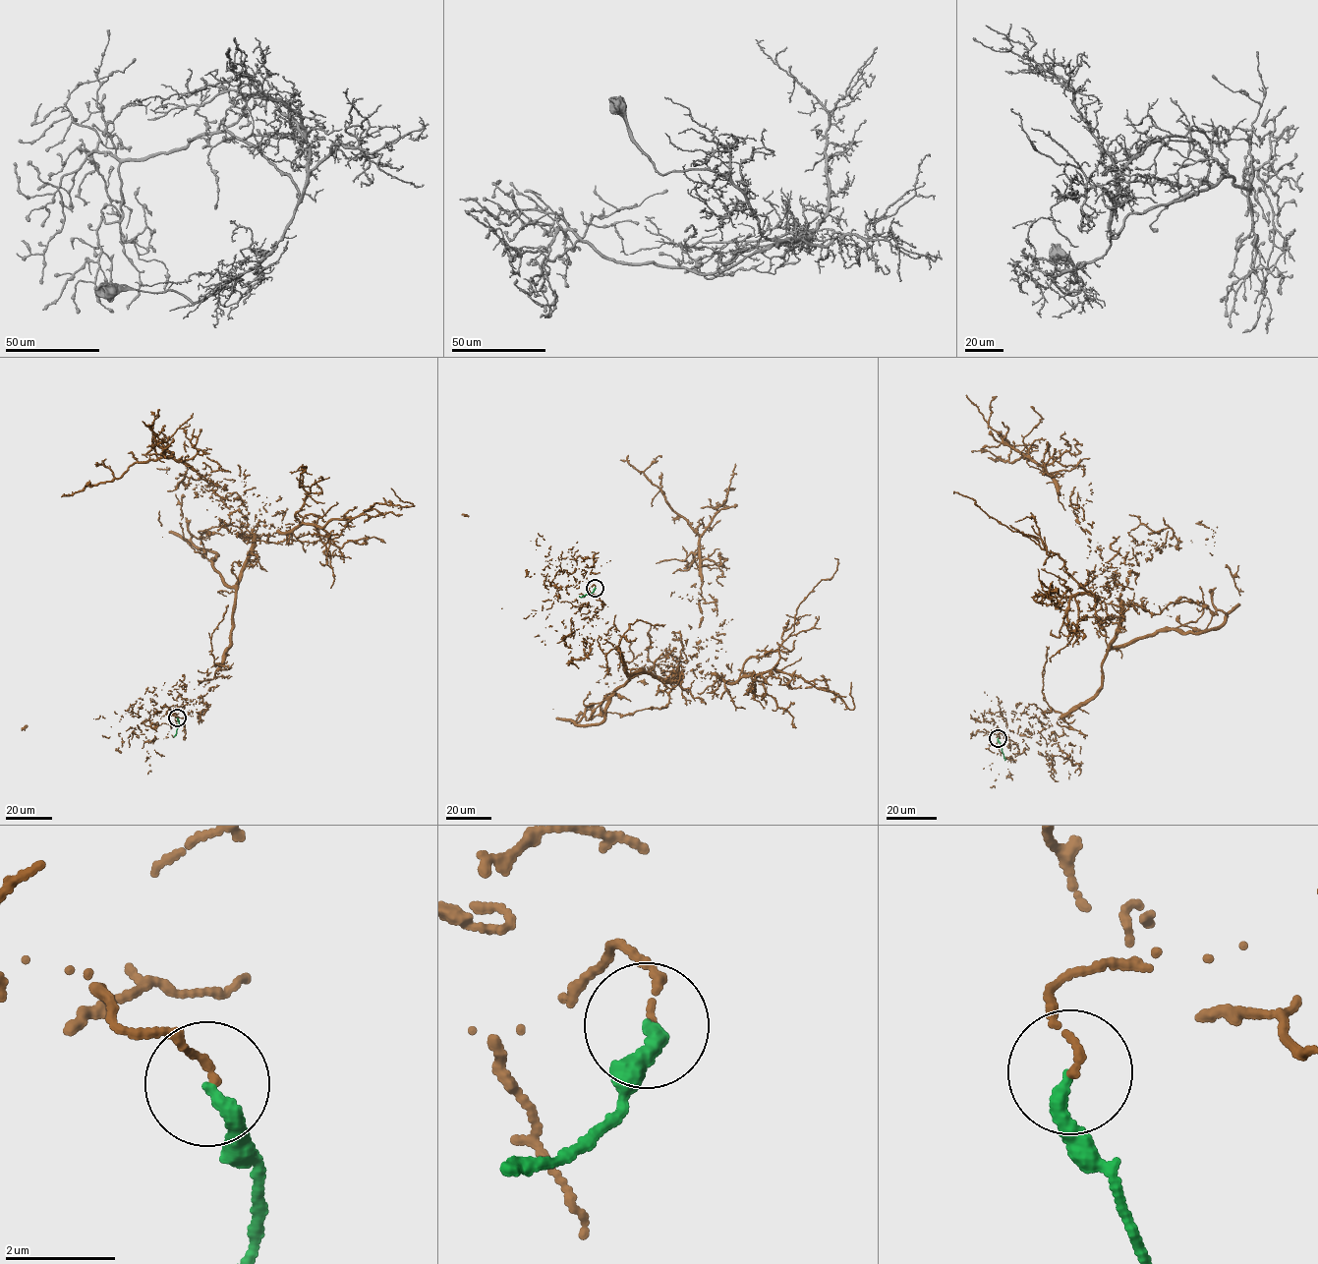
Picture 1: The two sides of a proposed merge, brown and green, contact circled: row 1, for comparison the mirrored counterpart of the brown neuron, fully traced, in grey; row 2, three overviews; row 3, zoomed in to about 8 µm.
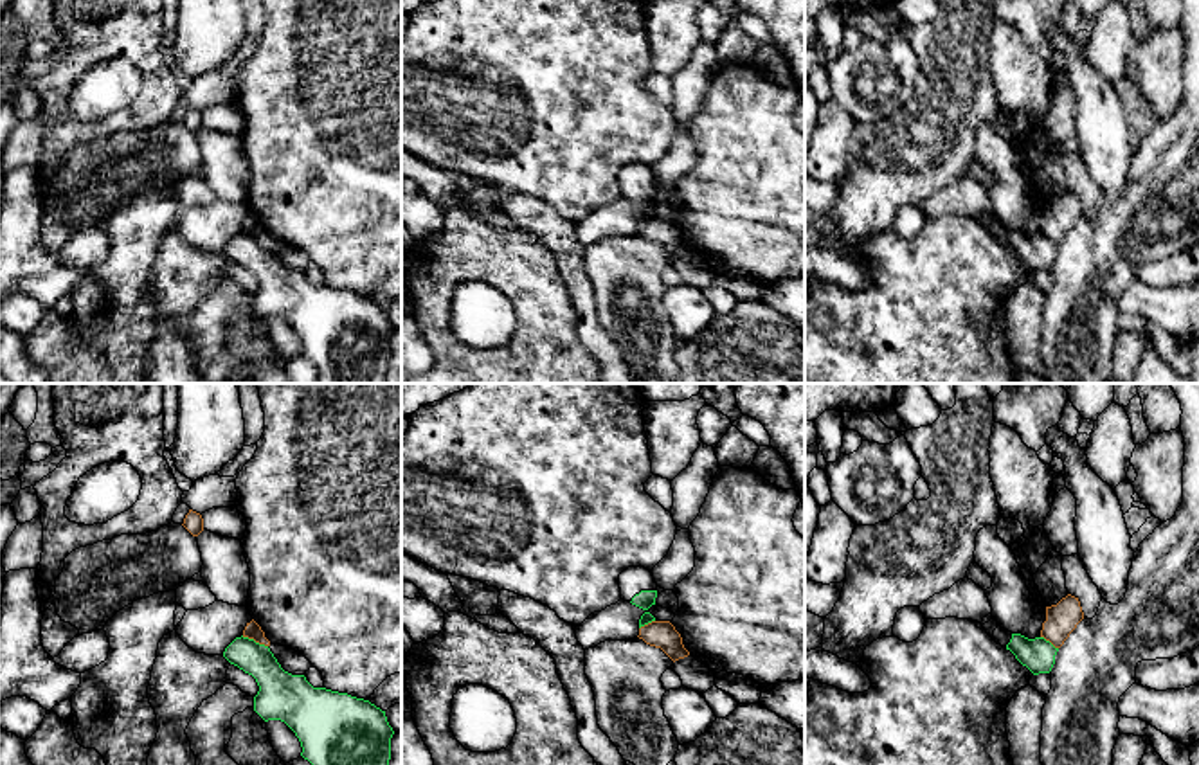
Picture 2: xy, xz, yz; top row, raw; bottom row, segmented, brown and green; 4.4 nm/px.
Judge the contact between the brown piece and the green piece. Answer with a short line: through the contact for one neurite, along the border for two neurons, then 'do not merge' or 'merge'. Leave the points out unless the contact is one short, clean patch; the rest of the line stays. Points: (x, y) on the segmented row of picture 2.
xy (242, 636), (267, 647) | do not merge

